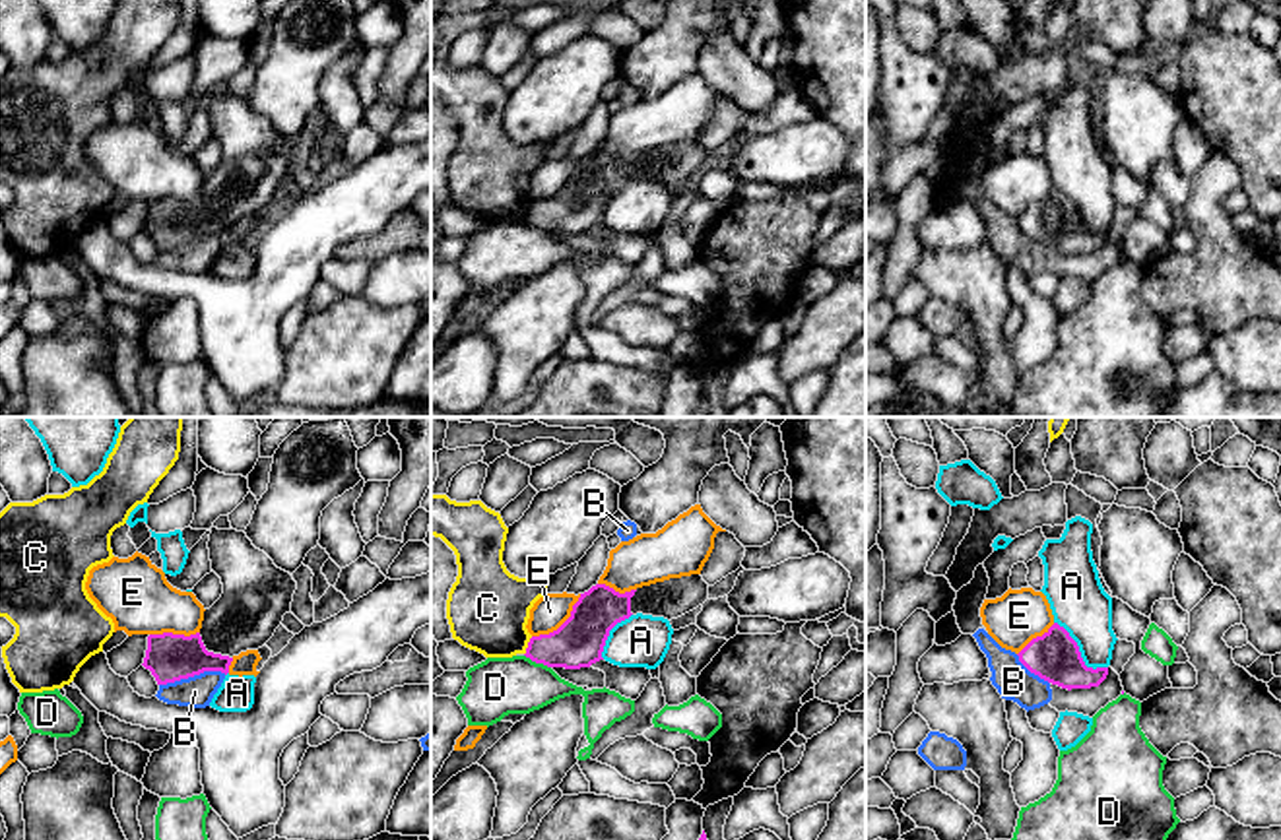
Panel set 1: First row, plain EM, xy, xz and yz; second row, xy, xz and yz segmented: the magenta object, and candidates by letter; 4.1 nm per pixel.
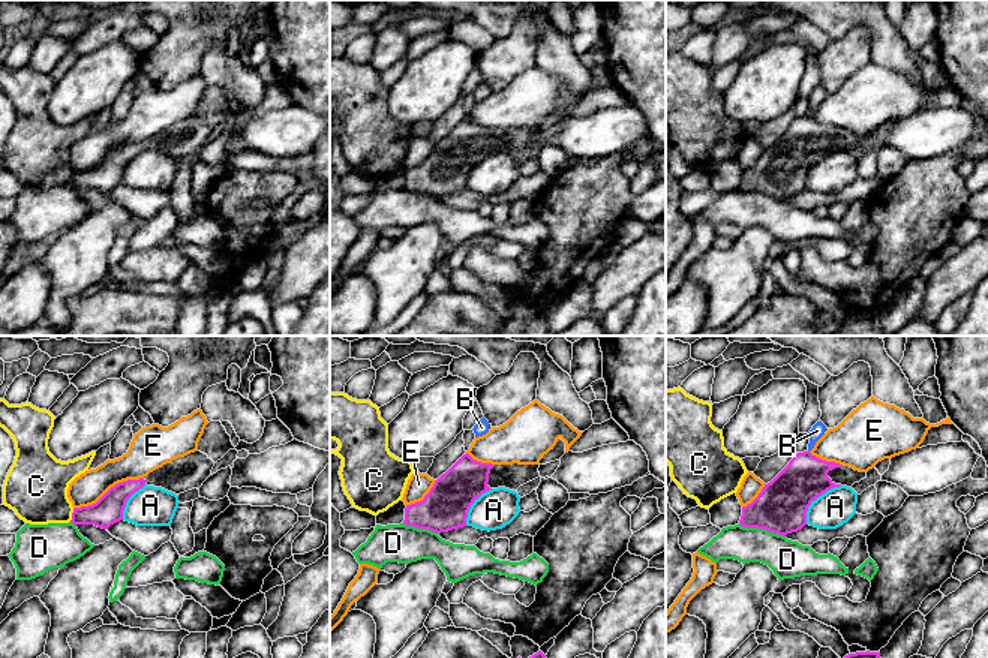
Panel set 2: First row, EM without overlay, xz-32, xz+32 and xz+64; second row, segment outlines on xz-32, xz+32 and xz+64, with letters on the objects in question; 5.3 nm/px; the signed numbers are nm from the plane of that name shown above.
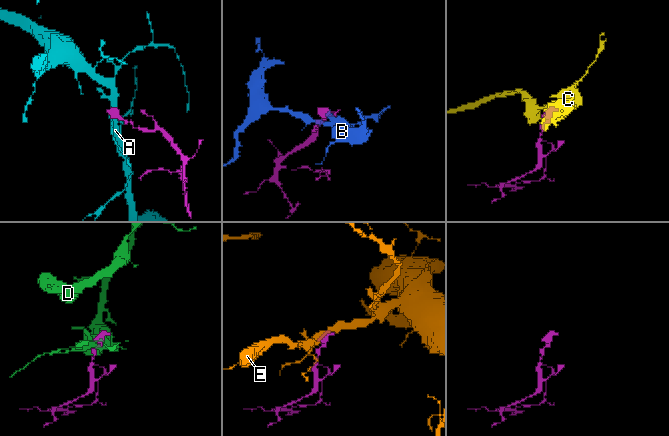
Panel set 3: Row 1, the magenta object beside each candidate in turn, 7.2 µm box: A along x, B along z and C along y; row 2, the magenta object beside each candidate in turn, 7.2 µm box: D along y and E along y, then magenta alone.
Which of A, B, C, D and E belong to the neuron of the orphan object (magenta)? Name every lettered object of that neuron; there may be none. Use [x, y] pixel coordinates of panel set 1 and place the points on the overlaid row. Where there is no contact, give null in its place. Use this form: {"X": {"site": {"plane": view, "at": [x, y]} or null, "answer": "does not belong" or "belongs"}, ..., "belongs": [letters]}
{"A": {"site": {"plane": "yz", "at": [1080, 652]}, "answer": "does not belong"}, "B": {"site": {"plane": "xy", "at": [193, 676]}, "answer": "does not belong"}, "C": {"site": {"plane": "xz", "at": [528, 646]}, "answer": "does not belong"}, "D": {"site": {"plane": "xz", "at": [538, 662]}, "answer": "does not belong"}, "E": {"site": {"plane": "xz", "at": [563, 623]}, "answer": "does not belong"}, "belongs": []}

